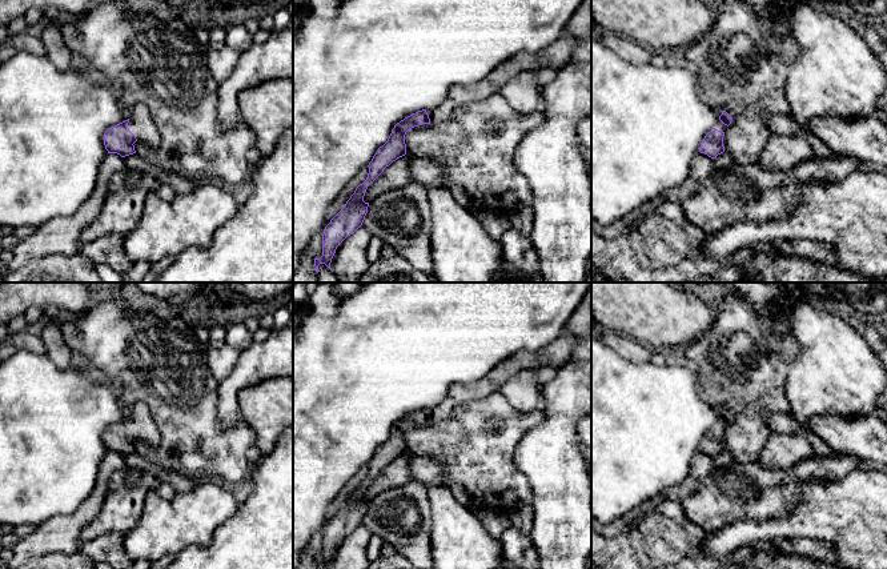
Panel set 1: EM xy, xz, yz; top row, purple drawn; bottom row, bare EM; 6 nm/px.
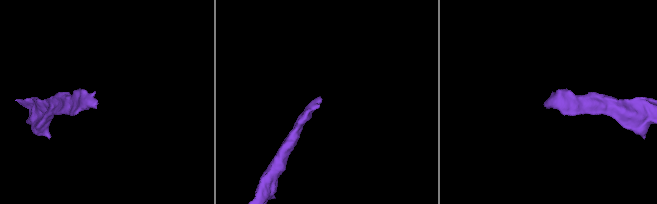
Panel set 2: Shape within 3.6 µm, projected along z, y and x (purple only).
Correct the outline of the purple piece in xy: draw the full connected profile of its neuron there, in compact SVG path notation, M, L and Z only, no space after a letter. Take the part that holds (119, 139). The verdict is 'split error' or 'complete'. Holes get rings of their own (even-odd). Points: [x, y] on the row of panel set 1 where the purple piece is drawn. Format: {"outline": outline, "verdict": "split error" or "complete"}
{"outline": "M136 104L132 109L128 109L129 119L109 128L104 133L104 145L108 153L117 153L121 157L136 153L135 143L137 140L148 144L152 148L156 148L161 143L161 136L156 123L153 121L149 109L144 104Z", "verdict": "split error"}

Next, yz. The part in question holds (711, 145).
{"outline": "M717 109L717 112L719 119L715 127L705 136L699 147L699 152L707 155L711 159L715 159L718 155L725 152L725 131L733 121L731 116L726 111Z", "verdict": "split error"}

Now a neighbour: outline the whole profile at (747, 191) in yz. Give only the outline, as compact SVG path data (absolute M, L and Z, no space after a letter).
M814 156L786 171L766 171L759 163L734 163L729 169L717 169L703 179L697 193L681 207L691 224L713 235L744 220L766 221L787 217L798 204L799 188L804 183L836 183L858 171L867 171L867 168L854 157L818 159Z

